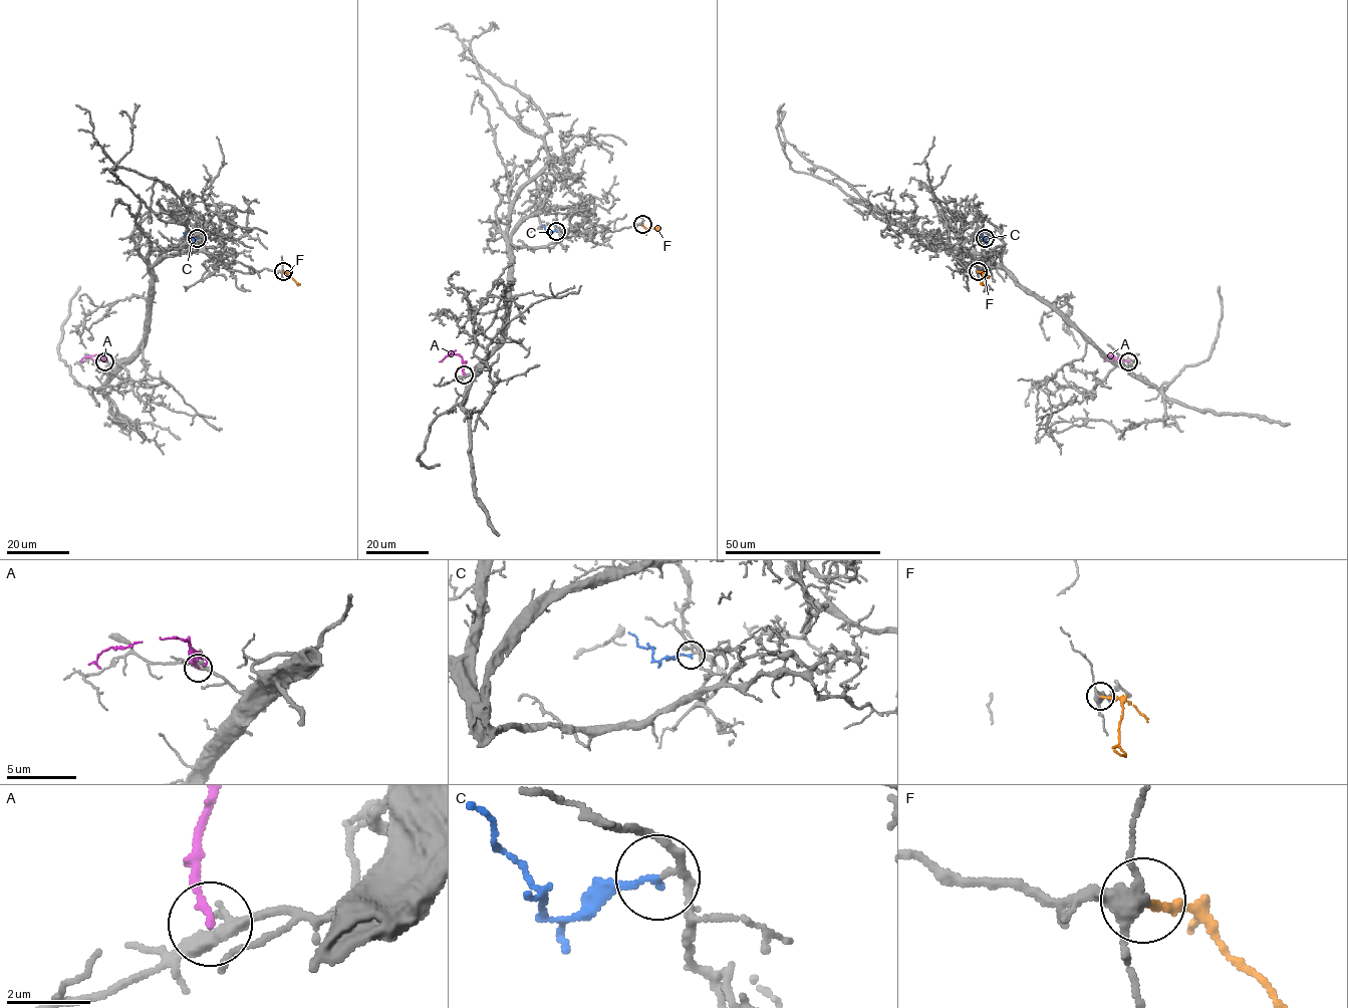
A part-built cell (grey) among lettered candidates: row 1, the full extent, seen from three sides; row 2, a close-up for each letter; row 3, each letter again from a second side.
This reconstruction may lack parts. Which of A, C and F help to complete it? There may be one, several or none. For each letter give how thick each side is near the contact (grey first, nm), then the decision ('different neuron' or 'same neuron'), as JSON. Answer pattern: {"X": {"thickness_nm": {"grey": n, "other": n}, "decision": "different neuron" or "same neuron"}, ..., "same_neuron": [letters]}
{"A": {"thickness_nm": {"grey": 300, "other": 170}, "decision": "different neuron"}, "C": {"thickness_nm": {"grey": 140, "other": 160}, "decision": "same neuron"}, "F": {"thickness_nm": {"grey": 320, "other": 150}, "decision": "same neuron"}, "same_neuron": ["C", "F"]}

